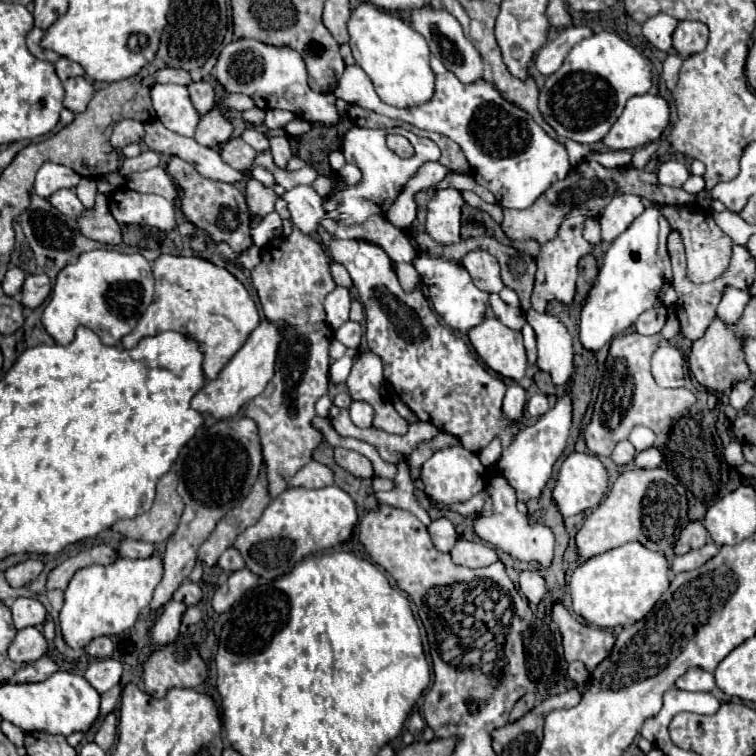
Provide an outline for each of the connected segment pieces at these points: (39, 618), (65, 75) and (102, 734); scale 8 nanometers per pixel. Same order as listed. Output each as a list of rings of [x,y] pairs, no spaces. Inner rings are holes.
[[[29,597],[15,599],[15,603],[11,605],[11,613],[13,613],[13,623],[17,629],[29,627],[29,625],[39,627],[45,623],[45,617],[47,617],[45,607],[37,599],[29,599]]]
[[[61,57],[61,59],[55,63],[55,71],[57,71],[57,75],[59,75],[59,79],[61,79],[61,81],[65,81],[65,79],[69,79],[69,77],[85,75],[83,67],[81,67],[79,63],[69,61],[67,57]]]
[[[111,713],[111,715],[105,717],[103,725],[97,729],[97,733],[95,733],[95,743],[97,743],[103,751],[109,751],[109,749],[113,747],[113,743],[115,743],[115,737],[117,737],[117,719],[115,719],[115,715]]]

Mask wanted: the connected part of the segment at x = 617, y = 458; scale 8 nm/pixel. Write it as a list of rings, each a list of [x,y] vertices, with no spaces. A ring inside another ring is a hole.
[[[621,441],[617,443],[617,447],[613,449],[611,453],[611,459],[617,463],[617,465],[629,465],[635,457],[635,447],[629,443],[629,441]]]

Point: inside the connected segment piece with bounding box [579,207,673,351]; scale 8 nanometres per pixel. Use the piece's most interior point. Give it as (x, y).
(636, 271)

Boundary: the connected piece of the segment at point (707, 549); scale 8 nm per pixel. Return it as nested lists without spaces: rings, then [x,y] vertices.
[[[707,543],[705,547],[701,549],[695,549],[695,551],[689,551],[685,555],[677,555],[671,563],[671,569],[675,573],[683,573],[683,571],[691,571],[691,569],[697,569],[701,565],[705,565],[711,557],[715,557],[719,551],[719,547],[715,543]]]

